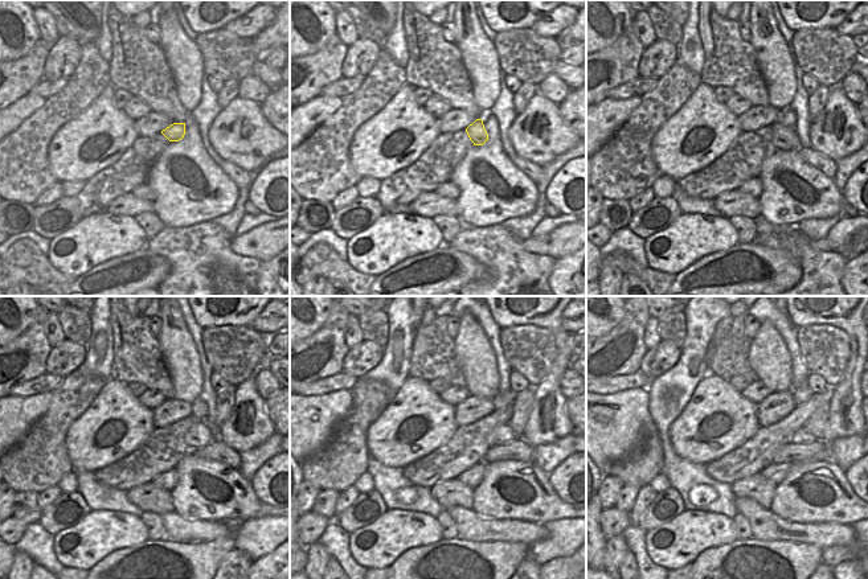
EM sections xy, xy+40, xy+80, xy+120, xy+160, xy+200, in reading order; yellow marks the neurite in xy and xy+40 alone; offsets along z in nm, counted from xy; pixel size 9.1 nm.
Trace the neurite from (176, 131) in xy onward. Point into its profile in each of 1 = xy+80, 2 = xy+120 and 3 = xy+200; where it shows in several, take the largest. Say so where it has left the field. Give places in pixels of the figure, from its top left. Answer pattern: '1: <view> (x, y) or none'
1: xy+80 (785, 139)
2: xy+120 (199, 435)
3: xy+200 (802, 435)

